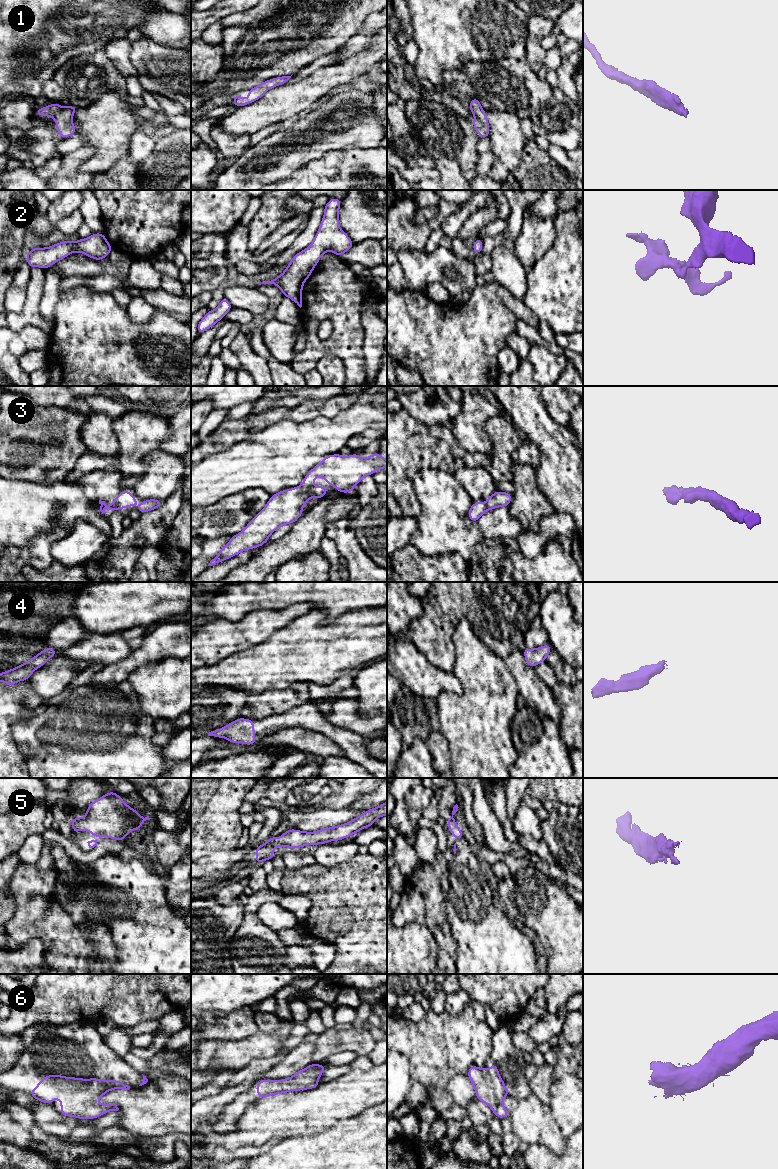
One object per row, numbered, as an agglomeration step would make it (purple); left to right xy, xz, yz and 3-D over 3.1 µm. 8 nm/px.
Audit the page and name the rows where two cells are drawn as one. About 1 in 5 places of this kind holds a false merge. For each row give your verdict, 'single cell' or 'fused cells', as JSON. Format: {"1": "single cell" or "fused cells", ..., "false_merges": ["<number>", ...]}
{"1": "single cell", "2": "single cell", "3": "single cell", "4": "single cell", "5": "single cell", "6": "single cell", "false_merges": []}

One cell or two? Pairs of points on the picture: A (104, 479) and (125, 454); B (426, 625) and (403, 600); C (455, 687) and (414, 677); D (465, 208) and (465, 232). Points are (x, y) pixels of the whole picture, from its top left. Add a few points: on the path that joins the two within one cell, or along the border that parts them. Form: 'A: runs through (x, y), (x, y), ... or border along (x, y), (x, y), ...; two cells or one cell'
A: border along (116, 470), (123, 476); two cells
B: border along (424, 611), (421, 616), (411, 621), (406, 633); two cells
C: runs through (445, 682), (424, 680); one cell
D: border along (484, 207), (474, 212), (466, 220), (455, 237); two cells

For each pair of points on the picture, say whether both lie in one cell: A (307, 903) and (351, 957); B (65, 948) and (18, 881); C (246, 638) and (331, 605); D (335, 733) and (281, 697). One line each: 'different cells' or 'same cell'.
A: different cells
B: same cell
C: different cells
D: different cells

